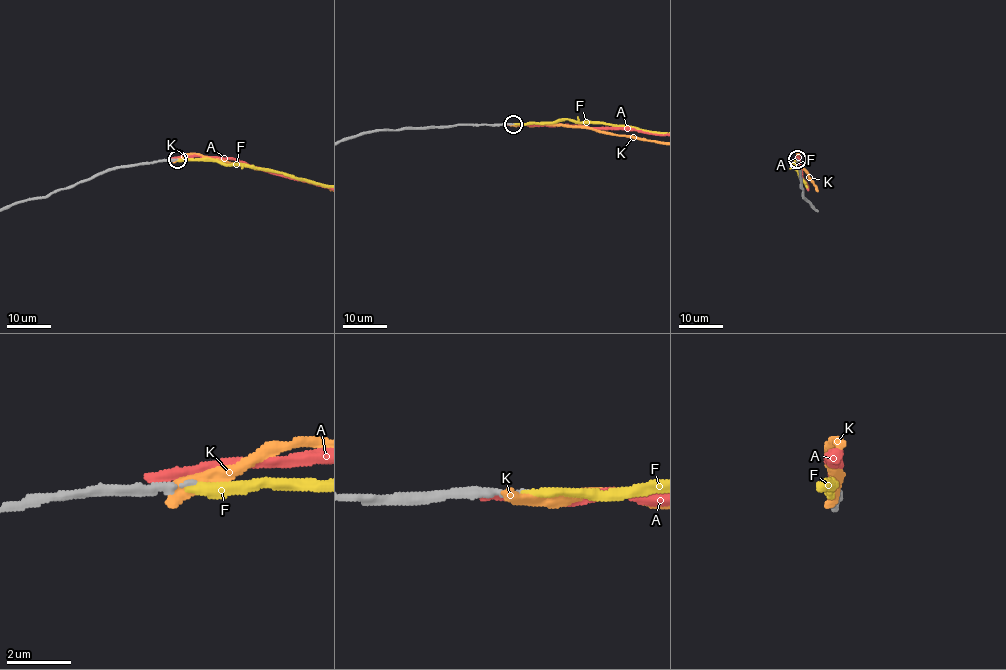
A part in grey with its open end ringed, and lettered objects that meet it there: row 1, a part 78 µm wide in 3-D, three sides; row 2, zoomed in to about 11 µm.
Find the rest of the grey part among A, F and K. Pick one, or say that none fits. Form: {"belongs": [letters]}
{"belongs": ["F"]}

